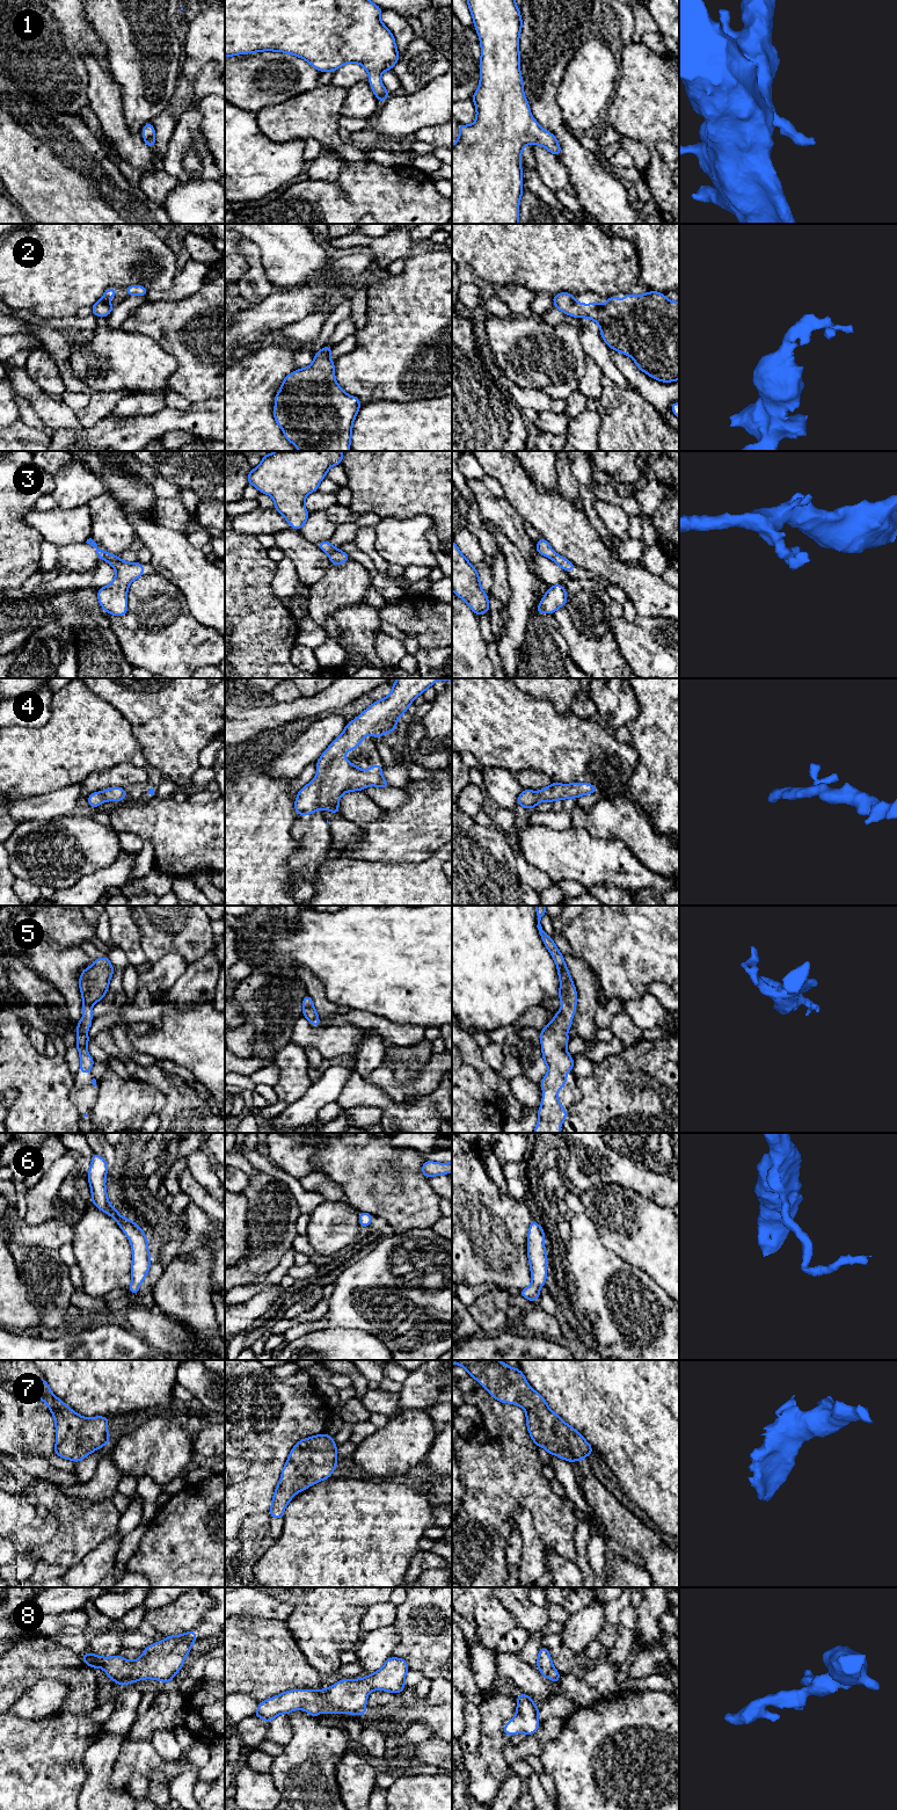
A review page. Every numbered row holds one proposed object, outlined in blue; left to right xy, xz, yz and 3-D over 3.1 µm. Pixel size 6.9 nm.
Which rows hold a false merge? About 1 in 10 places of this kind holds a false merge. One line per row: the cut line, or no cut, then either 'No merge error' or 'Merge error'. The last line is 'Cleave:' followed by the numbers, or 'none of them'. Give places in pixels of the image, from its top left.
1: No split. No merge error
2: No split. No merge error
3: No split. No merge error
4: No split. No merge error
5: No split. No merge error
6: No split. No merge error
7: No split. No merge error
8: No split. No merge error
Cleave: none of them

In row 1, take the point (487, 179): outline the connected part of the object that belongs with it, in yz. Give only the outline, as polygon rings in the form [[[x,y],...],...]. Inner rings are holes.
[[[467,0],[474,27],[480,38],[480,85],[472,100],[476,119],[472,125],[459,124],[458,141],[452,144],[452,224],[518,224],[519,202],[523,195],[520,158],[527,144],[541,145],[559,157],[561,146],[554,135],[542,129],[533,118],[524,95],[519,35],[523,27],[515,0]]]

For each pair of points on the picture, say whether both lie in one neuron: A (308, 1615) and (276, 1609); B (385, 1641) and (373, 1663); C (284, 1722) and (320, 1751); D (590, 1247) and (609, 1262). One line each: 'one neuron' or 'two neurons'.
A: two neurons
B: one neuron
C: two neurons
D: one neuron

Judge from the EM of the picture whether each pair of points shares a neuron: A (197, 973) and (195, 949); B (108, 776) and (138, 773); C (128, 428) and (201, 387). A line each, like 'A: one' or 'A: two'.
A: two
B: one
C: two

